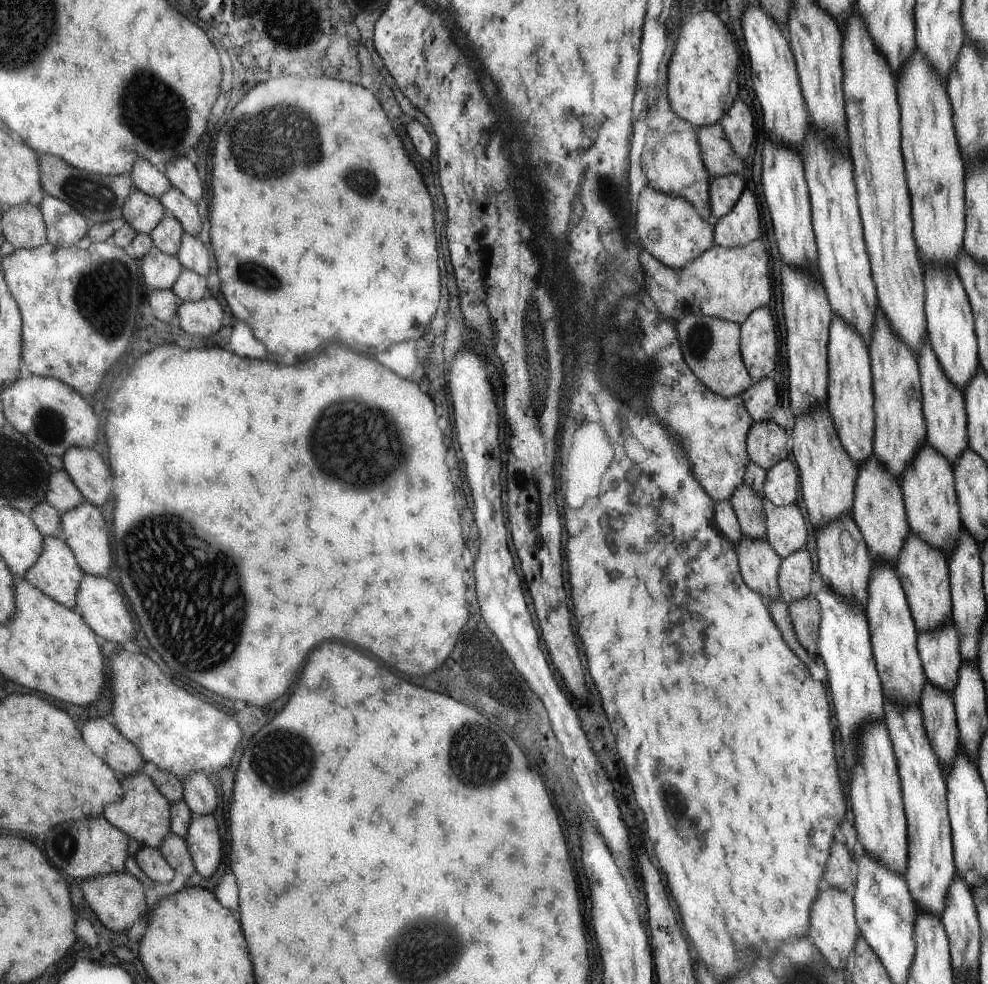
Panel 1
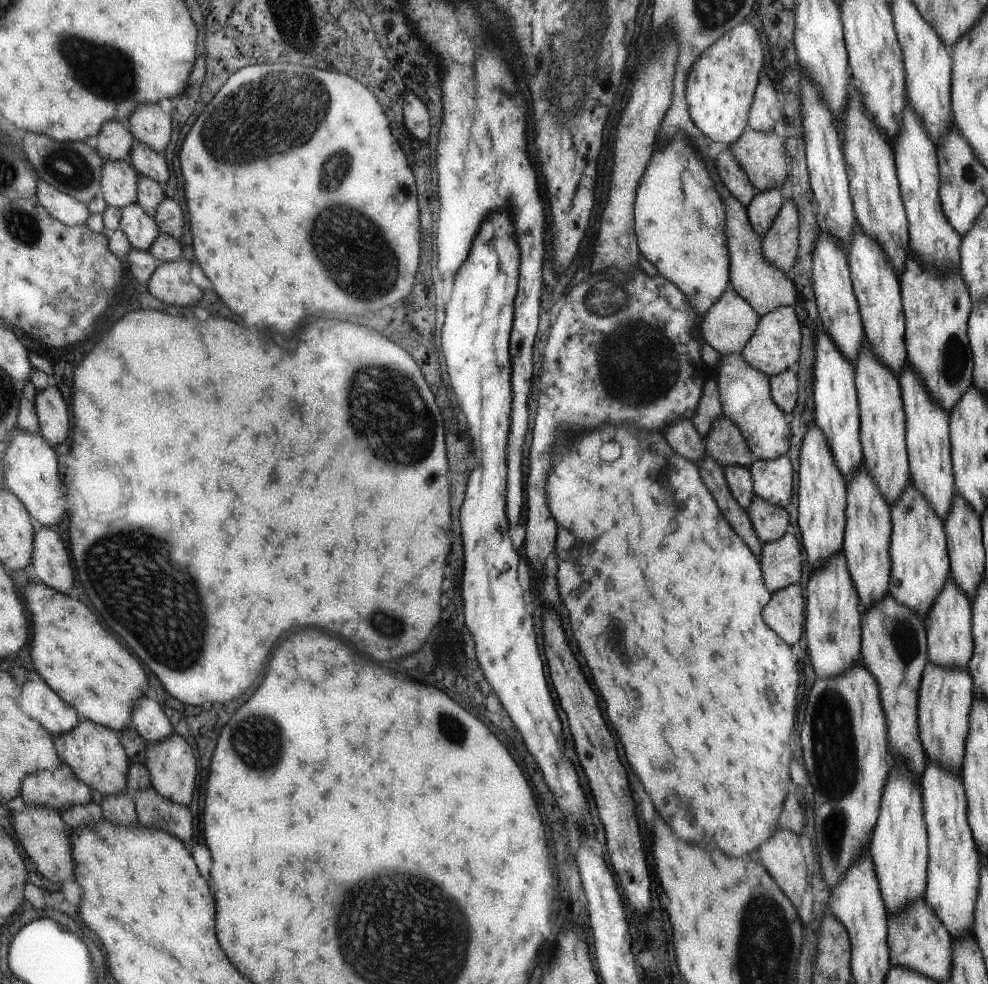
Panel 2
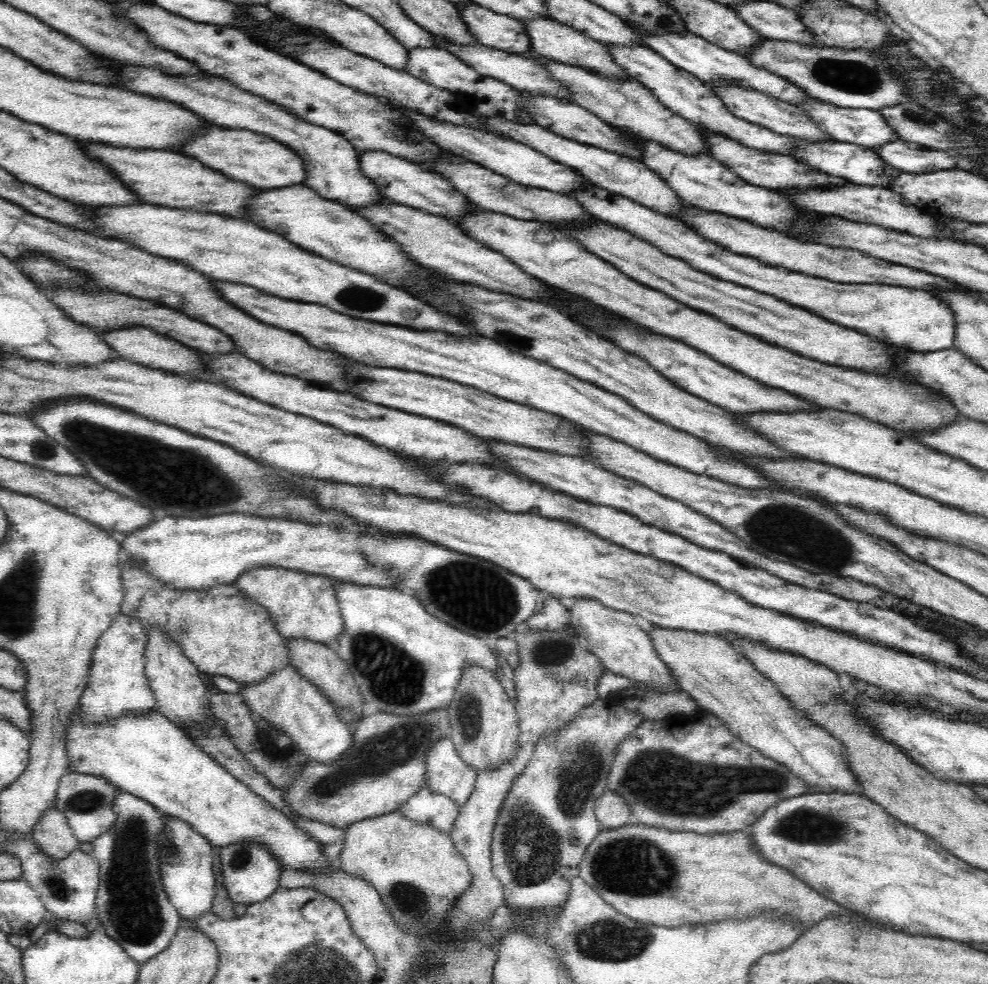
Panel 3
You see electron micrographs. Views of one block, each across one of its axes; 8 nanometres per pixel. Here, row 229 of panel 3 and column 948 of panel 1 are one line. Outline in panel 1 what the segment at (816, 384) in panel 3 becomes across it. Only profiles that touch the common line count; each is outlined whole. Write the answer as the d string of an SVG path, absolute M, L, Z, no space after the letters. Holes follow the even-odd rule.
M924 440L920 450L916 452L916 458L912 458L912 462L904 468L904 474L899 480L902 482L903 501L906 503L911 532L918 534L930 546L938 548L950 560L960 542L958 530L962 528L959 496L955 490L954 466L946 456Z

